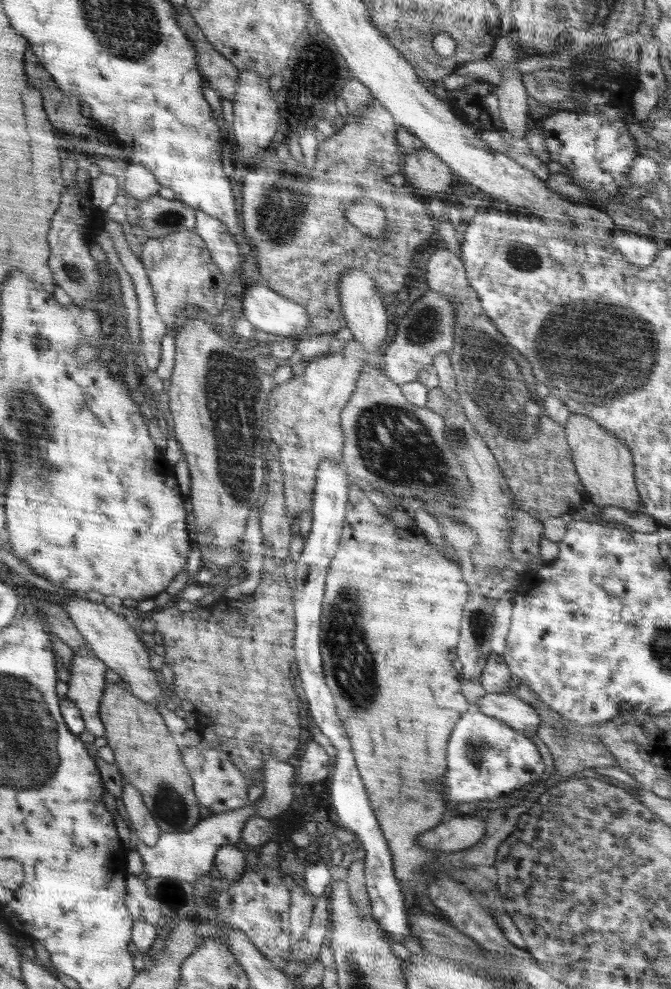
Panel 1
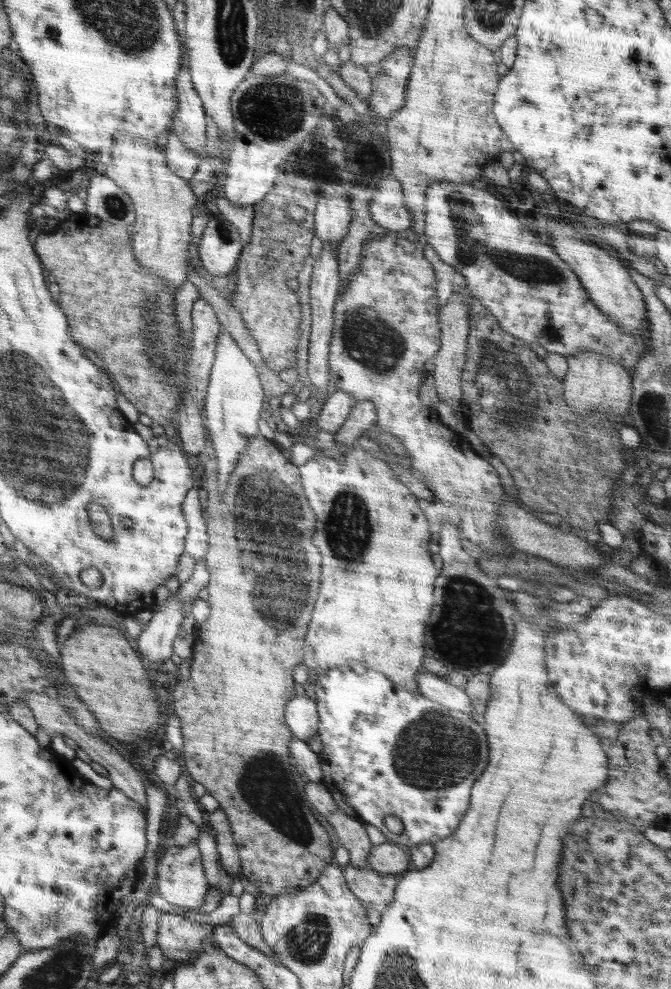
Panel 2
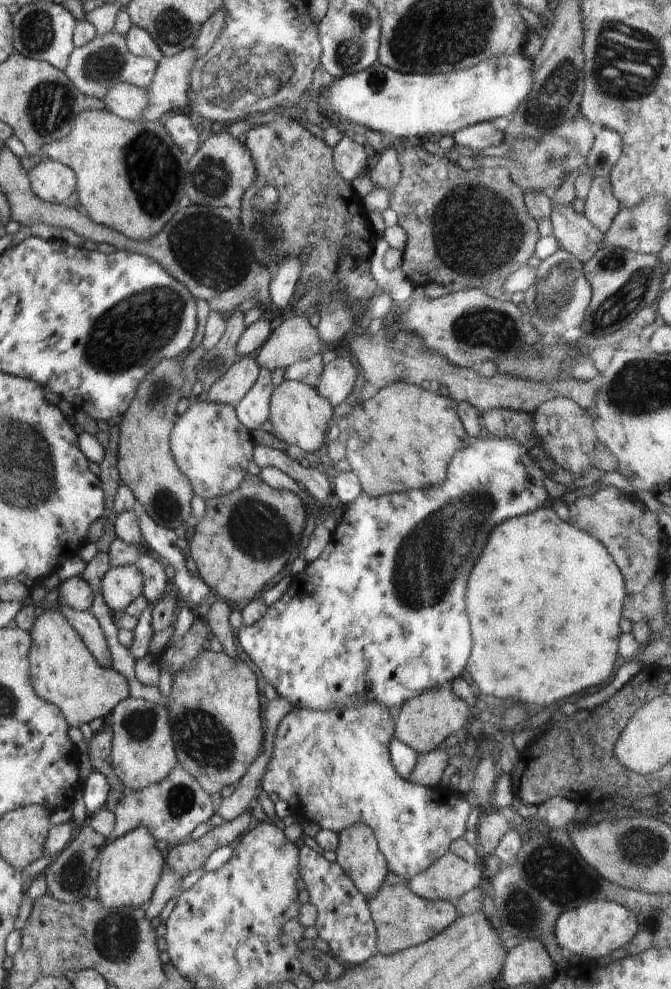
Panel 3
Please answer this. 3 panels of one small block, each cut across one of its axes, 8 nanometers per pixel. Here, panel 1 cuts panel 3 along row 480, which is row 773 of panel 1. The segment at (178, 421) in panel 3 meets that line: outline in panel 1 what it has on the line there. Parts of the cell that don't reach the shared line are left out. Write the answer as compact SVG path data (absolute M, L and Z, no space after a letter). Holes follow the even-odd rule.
M200 742L192 747L179 744L181 755L190 778L193 780L193 791L199 804L211 808L215 814L238 809L249 803L248 785L242 772L230 760L229 754L222 748L208 748Z

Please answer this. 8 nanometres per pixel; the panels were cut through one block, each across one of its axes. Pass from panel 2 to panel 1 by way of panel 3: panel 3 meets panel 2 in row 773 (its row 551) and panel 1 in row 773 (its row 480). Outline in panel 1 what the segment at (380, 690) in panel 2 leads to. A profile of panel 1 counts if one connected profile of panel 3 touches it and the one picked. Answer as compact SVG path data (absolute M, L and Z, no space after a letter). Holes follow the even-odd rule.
M471 708L464 713L448 740L446 801L475 802L498 799L511 790L518 791L528 782L539 781L544 774L544 761L532 740L500 720Z

